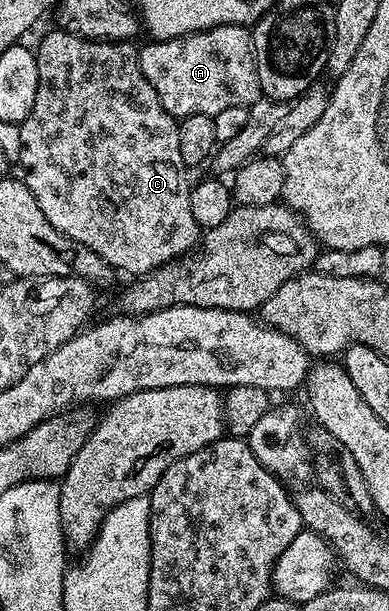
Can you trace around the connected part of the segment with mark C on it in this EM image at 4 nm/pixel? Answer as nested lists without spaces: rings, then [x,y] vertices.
[[[54,30],[37,47],[37,98],[33,98],[33,110],[19,125],[21,146],[17,163],[23,173],[21,179],[25,187],[37,198],[37,206],[41,206],[41,214],[53,222],[53,226],[63,236],[73,242],[93,250],[112,269],[120,268],[123,272],[132,272],[132,277],[138,278],[159,268],[162,264],[170,264],[180,256],[186,256],[200,243],[201,229],[193,222],[193,210],[189,210],[189,198],[192,185],[187,184],[189,169],[181,158],[179,149],[179,126],[176,117],[163,109],[153,86],[145,78],[139,65],[139,53],[136,45],[131,42],[116,42],[114,40],[87,40],[84,36],[75,36],[66,30]]]

